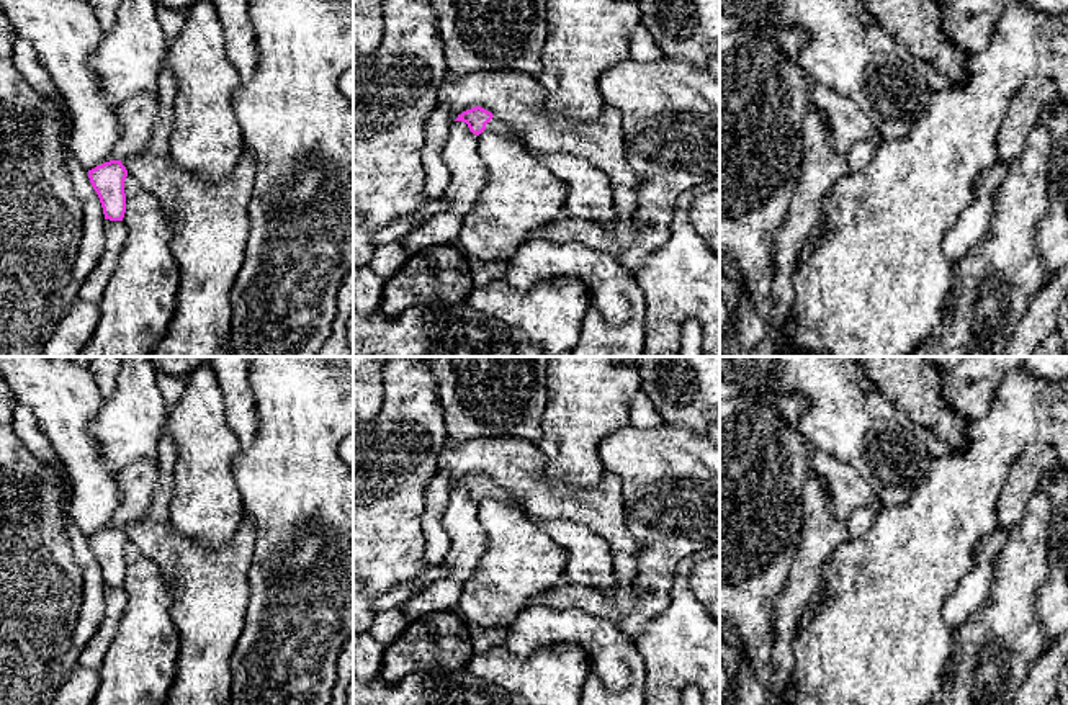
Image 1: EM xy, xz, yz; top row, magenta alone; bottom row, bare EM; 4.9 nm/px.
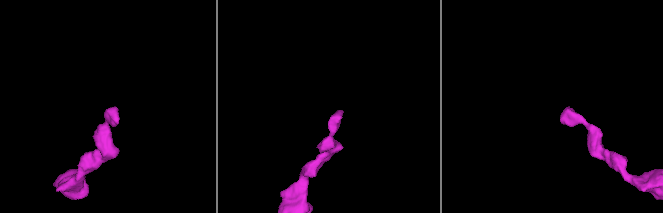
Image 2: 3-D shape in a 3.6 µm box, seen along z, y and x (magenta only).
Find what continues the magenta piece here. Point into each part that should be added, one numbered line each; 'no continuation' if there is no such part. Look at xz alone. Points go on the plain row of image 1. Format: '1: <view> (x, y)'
1: xz (496, 491)

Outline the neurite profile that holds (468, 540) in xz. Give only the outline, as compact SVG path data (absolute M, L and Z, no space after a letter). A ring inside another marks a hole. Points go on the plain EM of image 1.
M453 487L442 523L451 541L442 566L448 571L446 577L466 582L487 546L486 532L478 522L478 502L466 489Z

